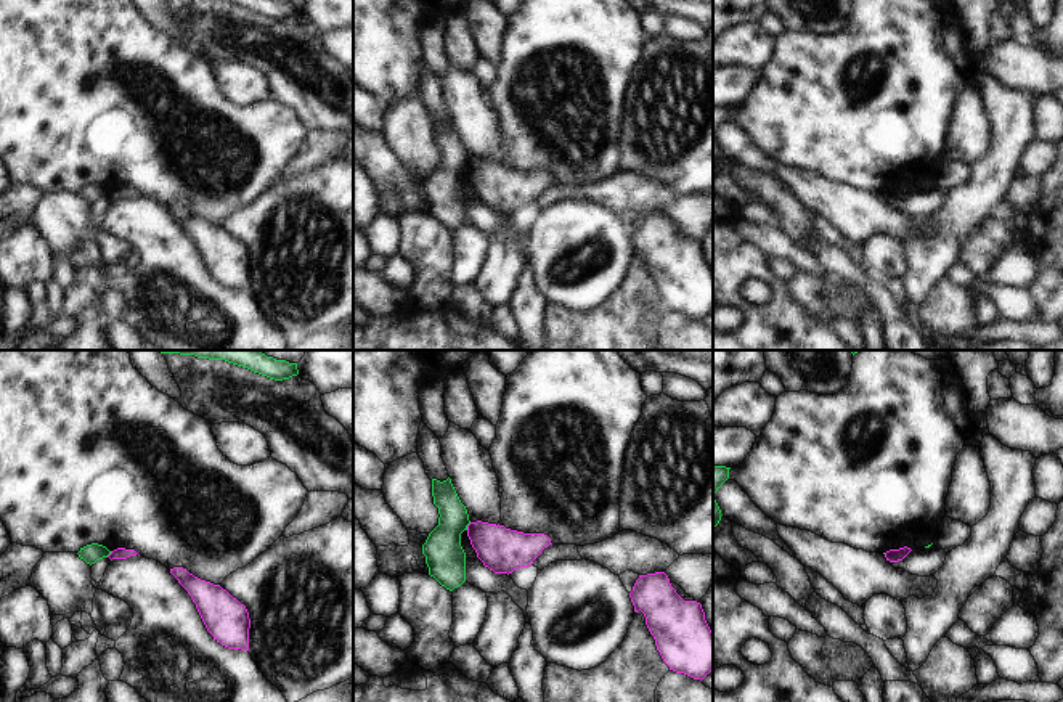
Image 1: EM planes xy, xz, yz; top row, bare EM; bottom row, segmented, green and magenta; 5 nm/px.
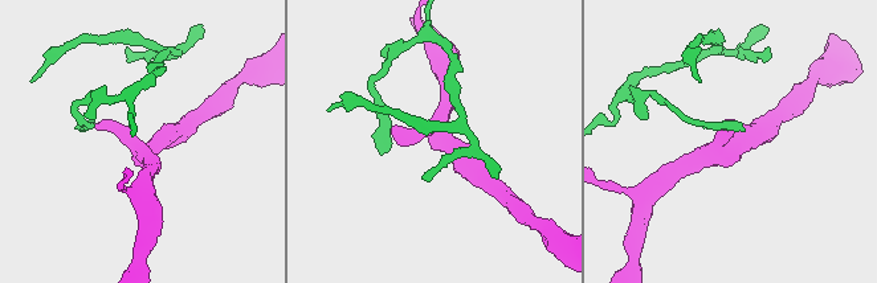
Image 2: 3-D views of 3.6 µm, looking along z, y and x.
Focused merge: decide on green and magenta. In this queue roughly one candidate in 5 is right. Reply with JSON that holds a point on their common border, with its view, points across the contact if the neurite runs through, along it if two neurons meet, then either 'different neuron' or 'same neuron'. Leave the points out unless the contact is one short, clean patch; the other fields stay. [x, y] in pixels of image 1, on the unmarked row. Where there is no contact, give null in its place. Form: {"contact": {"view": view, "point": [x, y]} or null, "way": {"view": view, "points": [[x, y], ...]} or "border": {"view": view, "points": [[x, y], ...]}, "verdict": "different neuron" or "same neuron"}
{"contact": {"view": "xz", "point": [468, 164]}, "border": {"view": "xz", "points": [[471, 163], [466, 169]]}, "verdict": "different neuron"}

